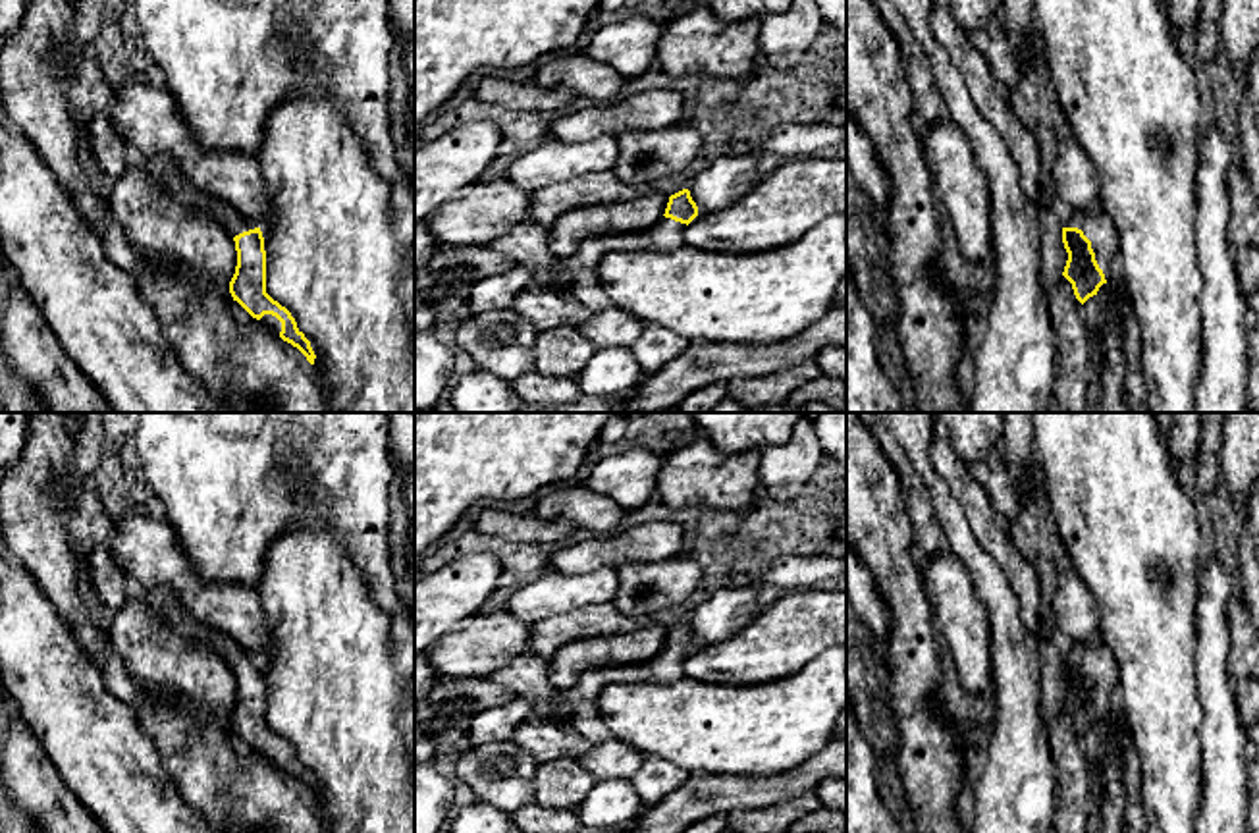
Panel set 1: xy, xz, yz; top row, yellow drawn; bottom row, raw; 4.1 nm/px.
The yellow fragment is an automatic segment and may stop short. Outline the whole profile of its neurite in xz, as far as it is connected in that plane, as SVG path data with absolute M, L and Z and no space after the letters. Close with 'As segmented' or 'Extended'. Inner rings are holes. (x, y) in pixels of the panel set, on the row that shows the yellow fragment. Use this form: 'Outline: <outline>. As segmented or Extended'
Outline: M688 189L669 197L663 218L640 231L609 233L584 239L576 253L557 258L544 276L557 287L569 287L576 272L596 268L609 251L654 251L669 253L684 245L684 229L698 216L698 206Z. Extended

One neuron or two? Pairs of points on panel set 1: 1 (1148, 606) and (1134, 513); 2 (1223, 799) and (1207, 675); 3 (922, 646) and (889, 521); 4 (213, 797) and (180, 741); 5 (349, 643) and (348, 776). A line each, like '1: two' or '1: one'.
1: one
2: one
3: one
4: one
5: one

